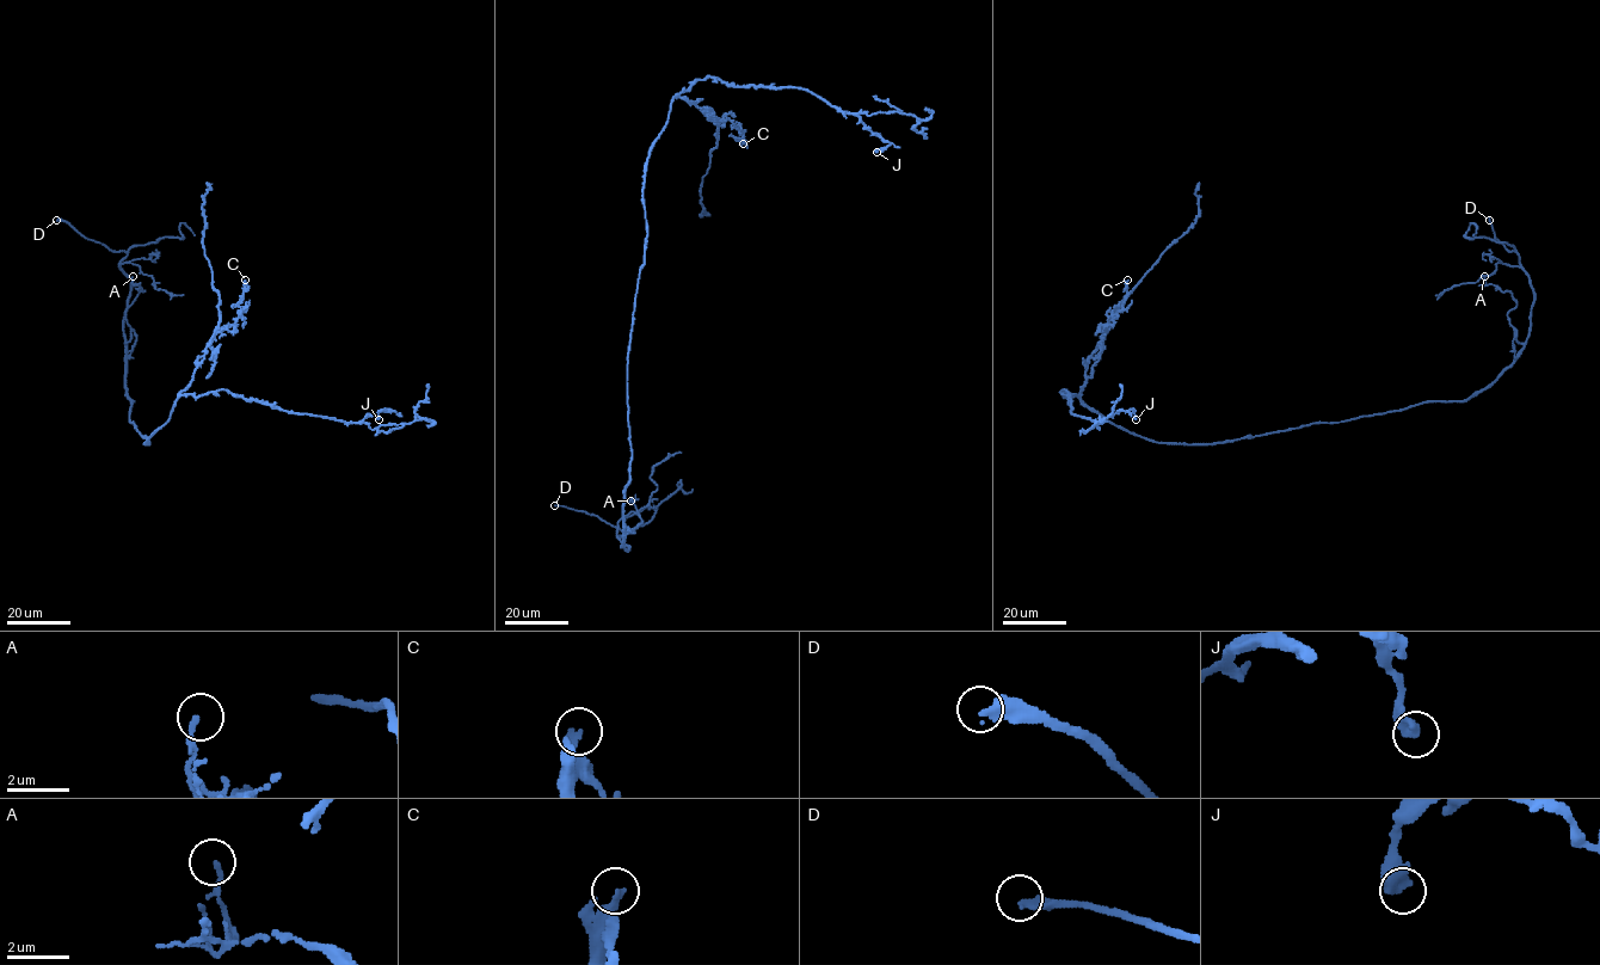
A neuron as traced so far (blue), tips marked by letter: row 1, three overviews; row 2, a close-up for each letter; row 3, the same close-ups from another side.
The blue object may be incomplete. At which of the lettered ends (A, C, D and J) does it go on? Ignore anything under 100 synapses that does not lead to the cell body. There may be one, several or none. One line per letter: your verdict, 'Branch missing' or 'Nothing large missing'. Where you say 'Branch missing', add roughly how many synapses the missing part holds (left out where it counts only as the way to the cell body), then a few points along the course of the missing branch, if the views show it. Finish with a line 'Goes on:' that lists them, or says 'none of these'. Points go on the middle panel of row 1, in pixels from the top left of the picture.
A: Nothing large missing
C: Nothing large missing
D: Branch missing
J: Nothing large missing
Goes on: D

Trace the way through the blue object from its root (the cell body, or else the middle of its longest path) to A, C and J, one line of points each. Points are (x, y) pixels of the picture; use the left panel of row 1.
A: (141, 435), (129, 420), (134, 401), (125, 385), (125, 312), (143, 292), (133, 276)
C: (141, 435), (148, 444), (168, 420), (208, 343), (240, 315), (245, 308), (238, 302), (245, 280)
J: (141, 435), (148, 444), (180, 395), (221, 389), (344, 422), (392, 411), (382, 410), (379, 419)

